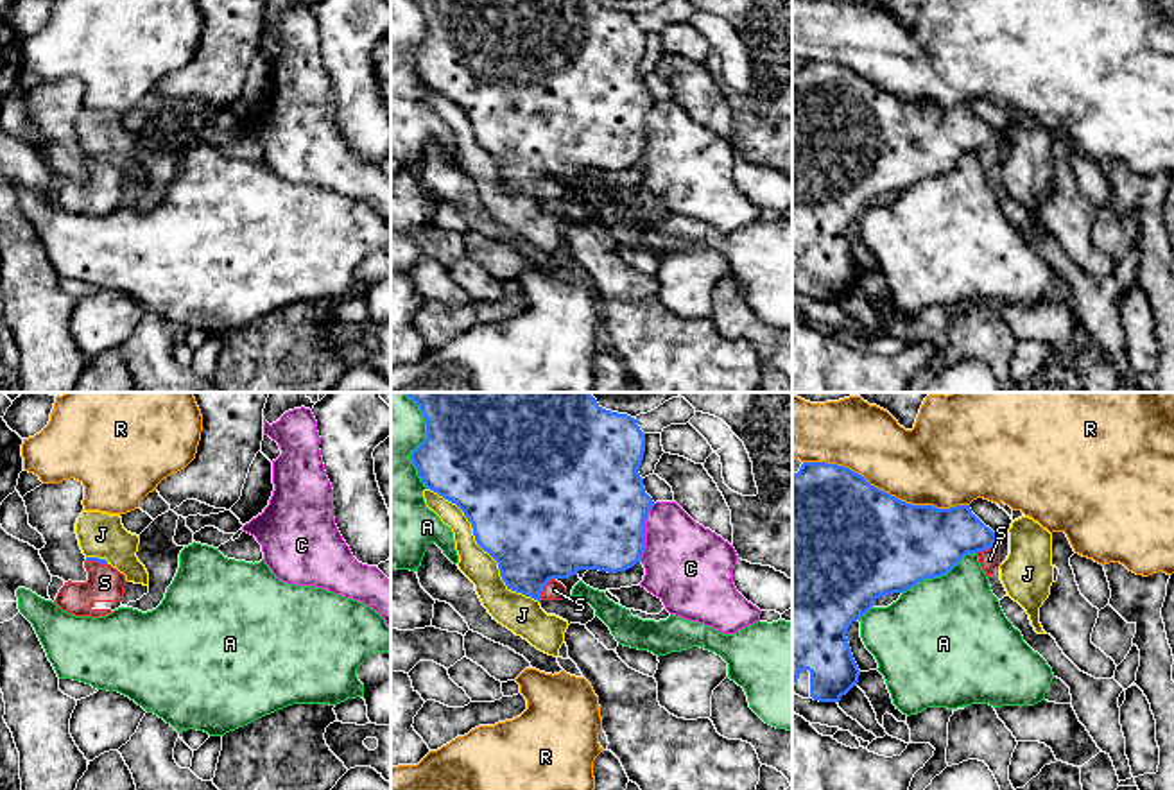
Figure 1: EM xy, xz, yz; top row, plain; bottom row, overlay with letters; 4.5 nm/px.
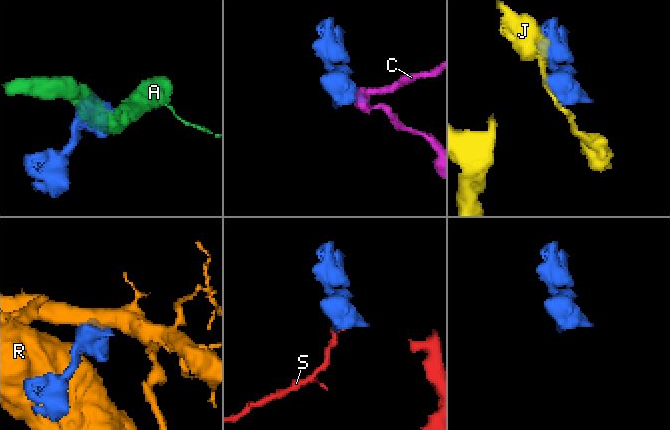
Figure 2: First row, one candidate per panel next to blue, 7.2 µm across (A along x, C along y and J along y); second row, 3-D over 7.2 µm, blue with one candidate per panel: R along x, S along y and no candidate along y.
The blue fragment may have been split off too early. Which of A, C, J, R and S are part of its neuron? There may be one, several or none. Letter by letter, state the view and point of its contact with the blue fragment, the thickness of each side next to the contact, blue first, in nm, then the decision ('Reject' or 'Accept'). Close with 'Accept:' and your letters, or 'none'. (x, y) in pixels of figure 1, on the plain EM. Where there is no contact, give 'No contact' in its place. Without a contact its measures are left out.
A: Touches blue at yz (938, 174). Thickness 420 nm (blue) against 480 nm. Reject
C: Touches blue at xz (644, 131). Thickness 480 nm (blue) against 380 nm. Reject
J: Touches blue at xz (481, 145). Thickness 500 nm (blue) against 150 nm. Reject
R: Touches blue at yz (884, 90). Thickness 500 nm (blue) against 360 nm. Reject
S: Touches blue at xz (543, 185). Thickness 460 nm (blue) against 90 nm. Accept
Accept: S

